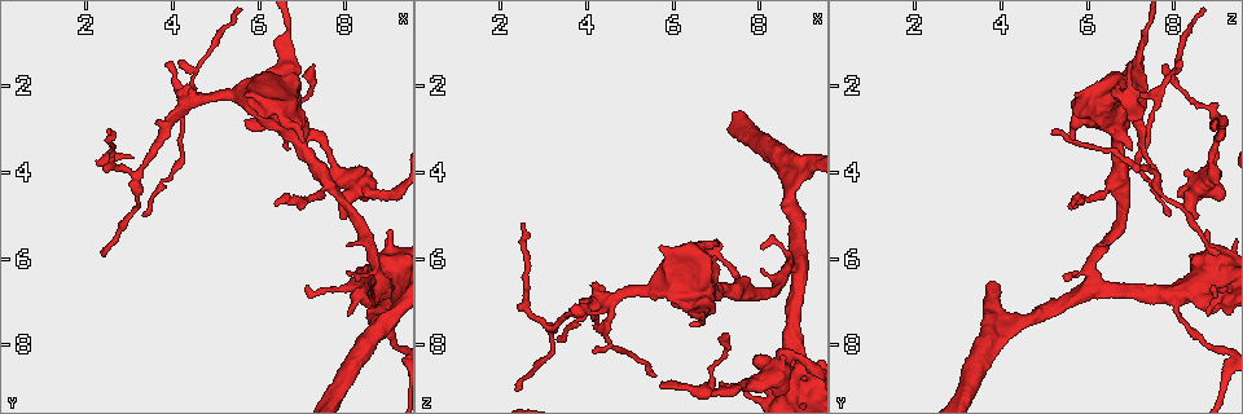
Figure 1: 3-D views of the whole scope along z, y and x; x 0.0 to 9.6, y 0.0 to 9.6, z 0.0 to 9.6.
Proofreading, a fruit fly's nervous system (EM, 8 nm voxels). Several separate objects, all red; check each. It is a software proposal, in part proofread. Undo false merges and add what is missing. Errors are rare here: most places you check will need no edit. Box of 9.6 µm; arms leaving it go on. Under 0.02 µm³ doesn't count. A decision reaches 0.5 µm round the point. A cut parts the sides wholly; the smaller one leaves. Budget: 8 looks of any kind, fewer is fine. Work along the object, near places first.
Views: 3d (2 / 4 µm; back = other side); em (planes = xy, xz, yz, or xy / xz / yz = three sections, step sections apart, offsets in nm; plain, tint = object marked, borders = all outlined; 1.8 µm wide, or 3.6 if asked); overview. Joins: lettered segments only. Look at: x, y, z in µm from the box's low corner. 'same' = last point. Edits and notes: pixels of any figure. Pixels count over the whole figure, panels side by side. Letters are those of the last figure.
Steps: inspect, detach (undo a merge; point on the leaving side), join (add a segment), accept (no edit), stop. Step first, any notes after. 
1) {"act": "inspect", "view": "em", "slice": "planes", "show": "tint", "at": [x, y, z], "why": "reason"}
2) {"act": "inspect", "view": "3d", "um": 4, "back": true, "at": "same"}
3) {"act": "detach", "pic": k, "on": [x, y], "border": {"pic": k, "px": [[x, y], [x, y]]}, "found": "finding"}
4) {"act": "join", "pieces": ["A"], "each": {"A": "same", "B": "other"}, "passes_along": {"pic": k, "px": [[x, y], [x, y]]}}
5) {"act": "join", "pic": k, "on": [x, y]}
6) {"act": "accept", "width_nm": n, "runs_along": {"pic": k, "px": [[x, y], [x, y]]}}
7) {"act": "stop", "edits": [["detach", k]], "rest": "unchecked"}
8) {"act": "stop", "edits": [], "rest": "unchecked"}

{"act": "inspect", "view": "em", "slice": "planes", "show": "tint", "at": [7.90, 5.05, 8.55], "why": "branch stops here"}

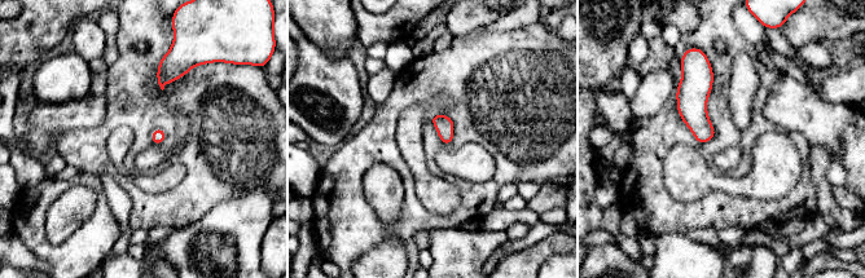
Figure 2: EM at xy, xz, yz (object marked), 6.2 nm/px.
{"act": "inspect", "view": "em", "slice": "planes", "show": "borders", "at": "same", "why": "what lies round it"}

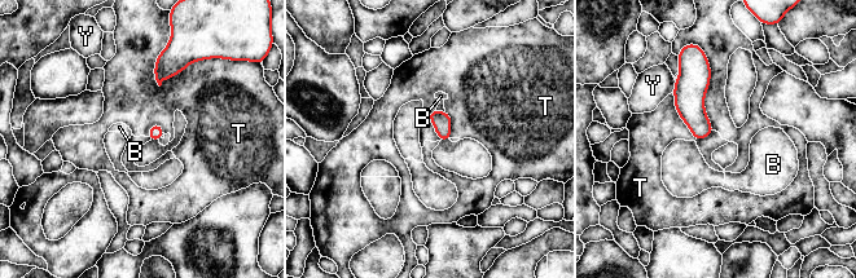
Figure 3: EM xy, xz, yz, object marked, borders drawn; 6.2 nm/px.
{"act": "accept", "each": {"B": "other", "T": "other", "Y": "other"}, "found": "none of them fits"}

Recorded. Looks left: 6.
{"act": "inspect", "view": "3d", "um": 2, "at": [5.80, 3.00, 9.00], "why": "branch stops here"}

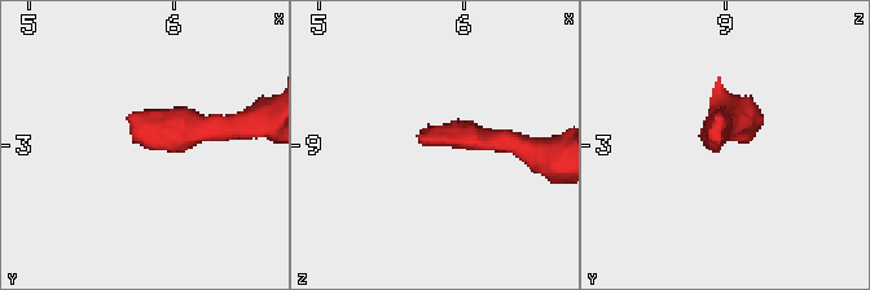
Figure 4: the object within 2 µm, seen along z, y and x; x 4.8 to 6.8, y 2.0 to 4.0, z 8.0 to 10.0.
{"act": "inspect", "view": "em", "slice": "xz", "step": 8, "show": "tint", "at": [5.74, 3.00, 8.94], "why": "shape alone is not enough"}

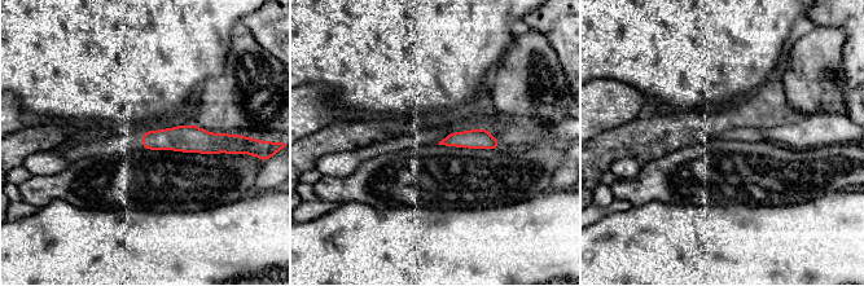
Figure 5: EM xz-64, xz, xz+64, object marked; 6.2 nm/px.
{"act": "inspect", "view": "em", "slice": "planes", "show": "borders", "at": "same", "why": "cut it another way"}

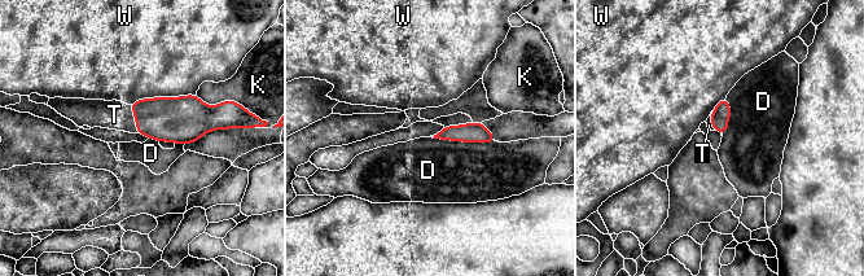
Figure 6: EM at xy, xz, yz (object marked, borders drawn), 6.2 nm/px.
{"act": "join", "pieces": ["T"], "each": {"D": "other", "K": "other", "T": "same", "W": "other"}, "found": "the cell continues"}

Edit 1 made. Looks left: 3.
{"act": "inspect", "view": "overview"}

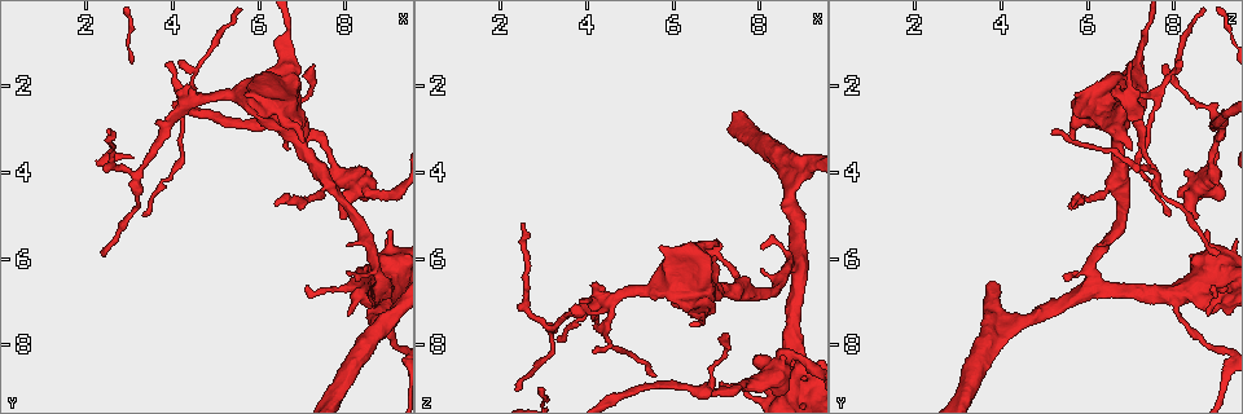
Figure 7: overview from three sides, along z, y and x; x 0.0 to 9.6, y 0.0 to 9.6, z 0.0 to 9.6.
{"act": "inspect", "view": "3d", "um": 2, "at": [7.35, 1.50, 7.75], "why": "tapers out"}

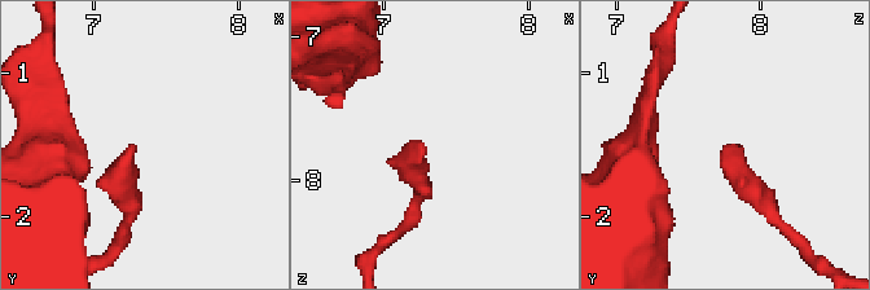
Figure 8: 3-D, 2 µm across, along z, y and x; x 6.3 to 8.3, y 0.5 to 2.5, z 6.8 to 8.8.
{"act": "inspect", "view": "em", "slice": "planes", "show": "borders", "at": [7.28, 1.50, 7.74], "why": "shape alone is not enough"}

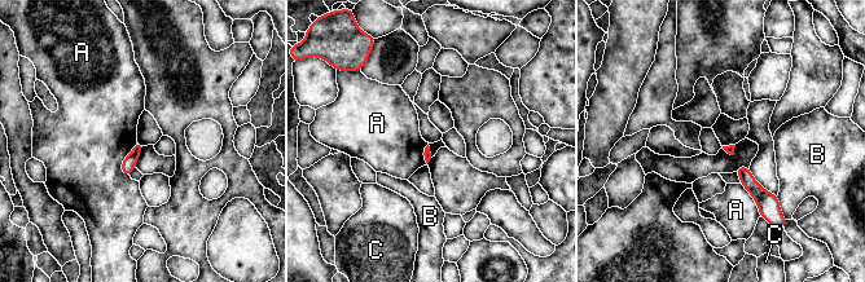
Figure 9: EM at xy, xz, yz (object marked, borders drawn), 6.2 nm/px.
{"act": "accept", "each": {"A": "other", "B": "other", "C": "other"}, "border": {"pic": 9, "px": [[137, 144], [121, 164], [124, 176]]}, "found": "none of them fits"}

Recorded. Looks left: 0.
{"act": "stop", "edits": [["join", 6]], "rest": "unchecked"}

